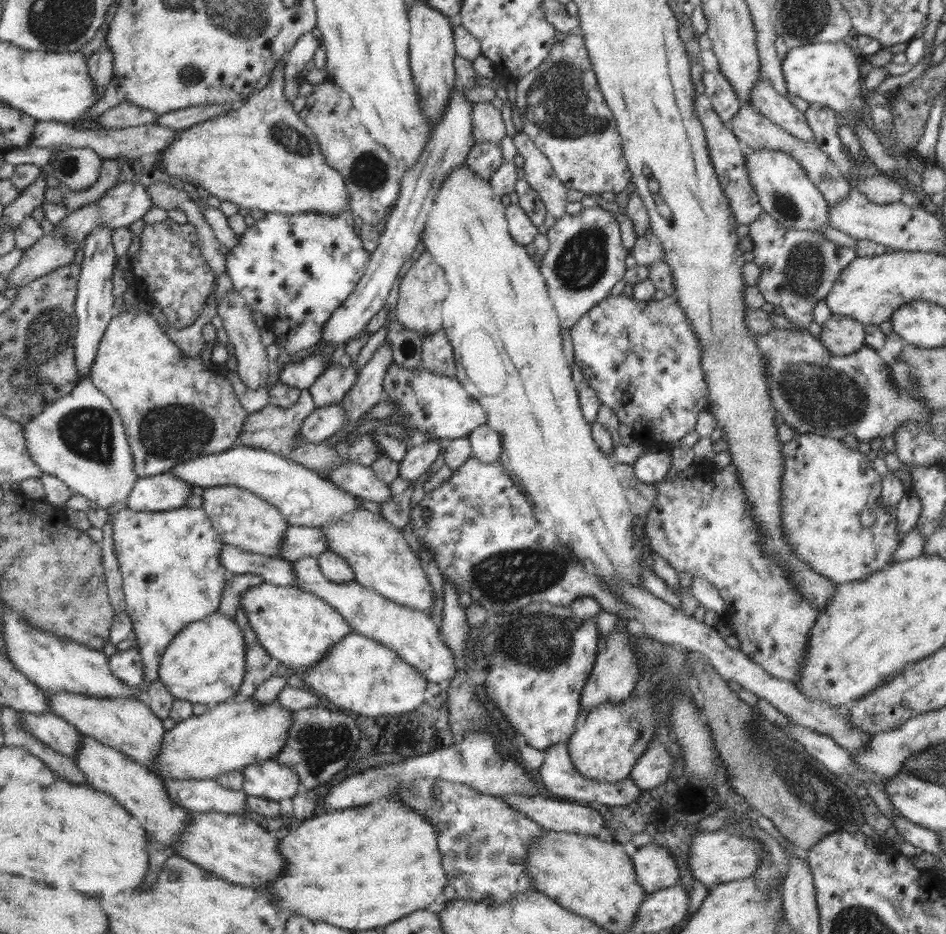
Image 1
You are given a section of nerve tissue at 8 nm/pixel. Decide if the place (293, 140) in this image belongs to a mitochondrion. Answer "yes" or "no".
yes

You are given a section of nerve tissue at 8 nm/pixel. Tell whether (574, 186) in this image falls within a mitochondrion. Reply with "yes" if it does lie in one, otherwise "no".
no

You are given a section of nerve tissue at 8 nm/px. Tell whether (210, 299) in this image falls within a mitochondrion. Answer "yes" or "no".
no

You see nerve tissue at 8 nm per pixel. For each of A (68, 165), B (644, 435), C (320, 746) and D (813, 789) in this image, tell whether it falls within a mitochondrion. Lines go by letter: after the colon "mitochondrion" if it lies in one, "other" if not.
A: mitochondrion
B: other
C: mitochondrion
D: mitochondrion

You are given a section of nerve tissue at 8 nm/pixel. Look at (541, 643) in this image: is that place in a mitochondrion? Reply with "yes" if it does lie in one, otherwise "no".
yes

